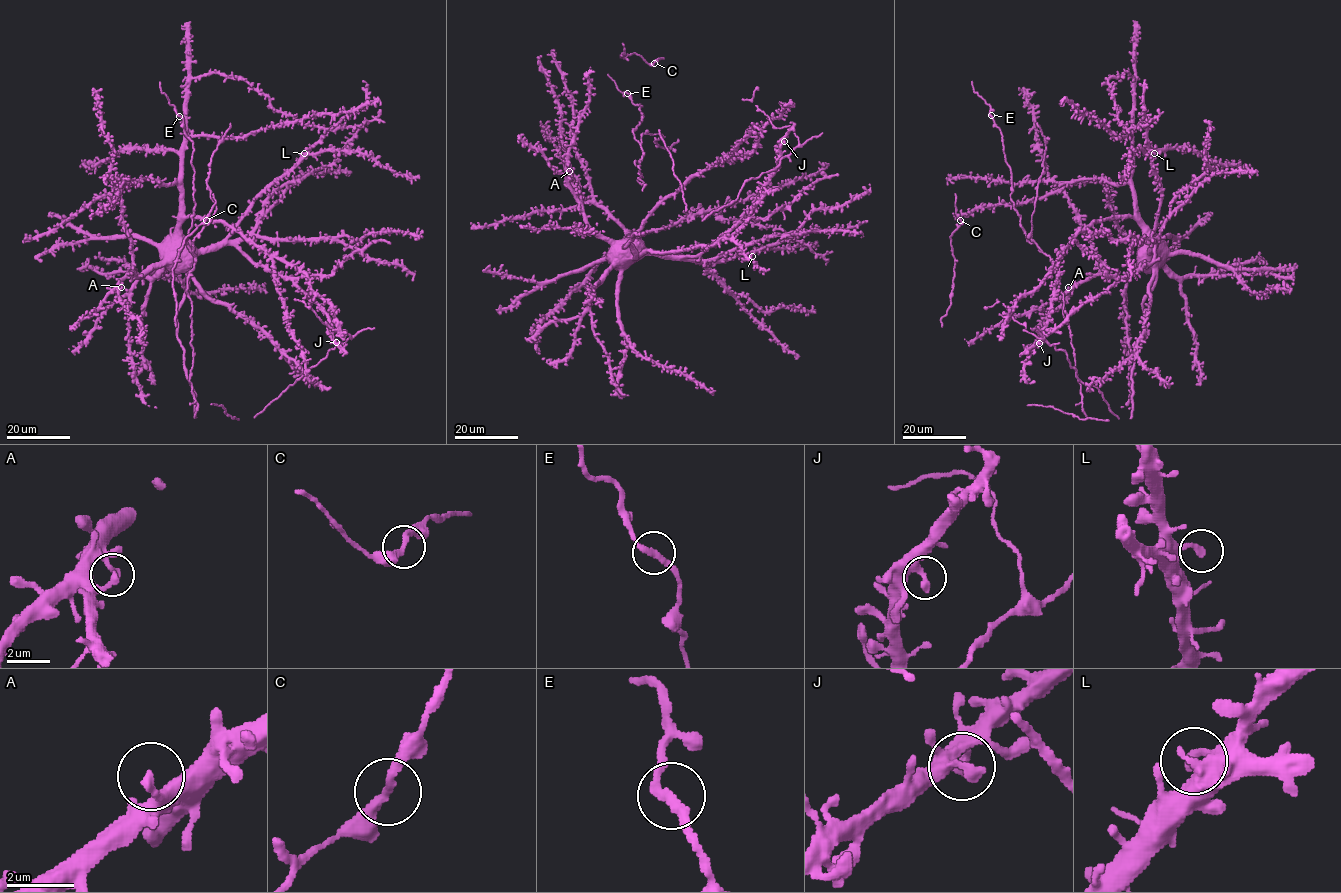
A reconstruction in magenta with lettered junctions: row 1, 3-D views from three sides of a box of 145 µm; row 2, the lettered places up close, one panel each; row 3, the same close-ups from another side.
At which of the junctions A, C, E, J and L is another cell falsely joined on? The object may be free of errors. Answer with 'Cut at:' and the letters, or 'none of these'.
Cut at: none of these

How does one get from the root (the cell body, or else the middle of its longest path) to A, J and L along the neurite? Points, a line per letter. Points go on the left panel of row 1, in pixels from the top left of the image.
A: (188, 253), (180, 258), (158, 262), (142, 276), (128, 274), (118, 285), (121, 287)
J: (188, 253), (189, 248), (235, 245), (254, 263), (288, 276), (315, 302), (336, 342)
L: (188, 253), (189, 248), (215, 248), (234, 229), (247, 207), (304, 153)

